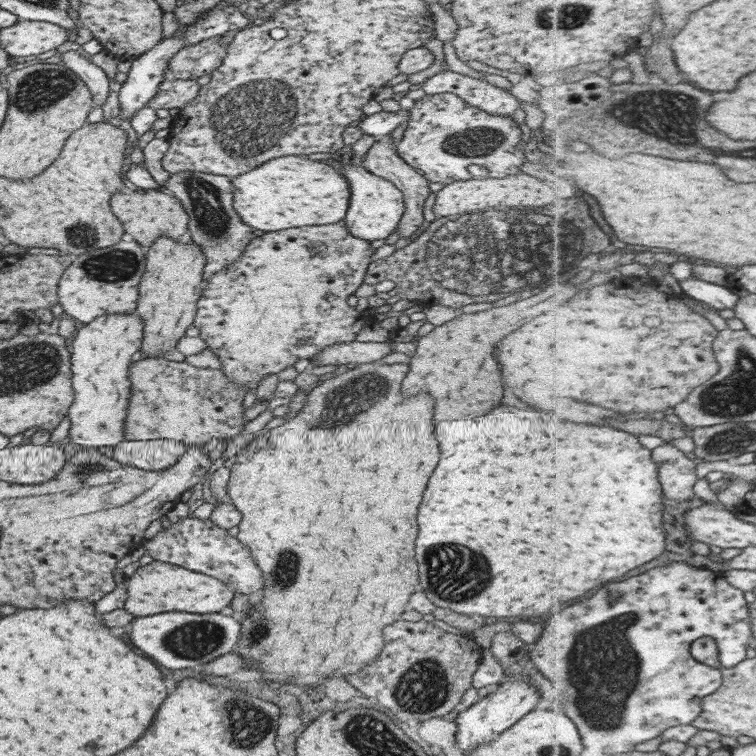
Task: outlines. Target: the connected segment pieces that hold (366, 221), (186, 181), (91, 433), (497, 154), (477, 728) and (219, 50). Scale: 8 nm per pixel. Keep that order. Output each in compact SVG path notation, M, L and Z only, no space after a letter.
M344 164L337 166L341 168L341 174L347 180L349 187L349 197L347 202L347 212L343 220L345 220L345 228L351 236L361 238L361 240L381 240L387 238L393 230L396 229L397 223L403 214L402 194L388 180L375 176L371 172L365 170L361 166Z
M183 172L169 174L169 177L164 182L163 186L167 190L171 190L173 196L181 202L183 210L187 212L188 224L186 239L190 239L193 245L196 245L203 254L204 268L202 270L203 283L211 278L212 275L217 275L220 270L228 268L234 264L242 255L249 242L255 238L253 229L245 226L239 216L235 214L233 209L233 193L231 193L231 183L227 176L219 174L203 174L203 172Z
M134 314L108 315L83 324L73 333L70 353L73 400L67 409L69 440L84 449L105 449L123 441L125 410L131 396L127 378L131 356L141 348L143 323Z
M451 92L437 94L425 94L417 100L413 100L413 106L409 108L409 120L403 131L402 138L395 144L395 151L399 158L415 169L427 182L441 182L444 185L455 181L471 179L467 171L469 164L483 166L487 170L487 176L491 178L503 178L514 175L523 164L522 140L524 138L524 122L519 117L495 116L487 114L475 106L465 104L461 98L457 98Z
M523 678L513 682L501 683L494 692L487 694L485 697L479 697L479 700L468 706L466 710L457 713L454 719L454 724L457 727L455 744L463 752L471 750L471 748L491 740L495 734L503 732L511 724L515 724L527 712L548 702L548 700L539 696L531 683L523 681Z
M227 30L207 40L201 40L188 48L181 48L168 60L166 68L170 70L171 78L177 80L195 80L204 74L213 73L220 65L231 42L235 30Z

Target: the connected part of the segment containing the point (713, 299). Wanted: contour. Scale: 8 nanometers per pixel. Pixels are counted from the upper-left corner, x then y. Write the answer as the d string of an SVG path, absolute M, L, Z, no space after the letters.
M693 277L681 283L680 287L685 295L715 308L717 312L733 310L739 301L739 296L728 290L726 285L717 286Z

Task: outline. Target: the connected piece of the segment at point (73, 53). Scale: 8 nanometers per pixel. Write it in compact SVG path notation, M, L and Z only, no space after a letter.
M72 44L60 49L61 63L74 72L87 86L92 96L92 108L101 108L109 94L107 77L99 66L95 66L89 57L85 56Z

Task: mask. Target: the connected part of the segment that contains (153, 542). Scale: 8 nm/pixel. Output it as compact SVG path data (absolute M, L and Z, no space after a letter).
M187 514L184 520L172 524L170 528L158 531L150 540L144 540L139 546L147 551L153 561L168 562L169 564L183 567L196 573L218 578L227 583L233 592L249 594L259 590L263 580L259 566L253 562L249 550L237 540L237 536L230 536L227 530L219 528L210 522L197 520L192 514Z

